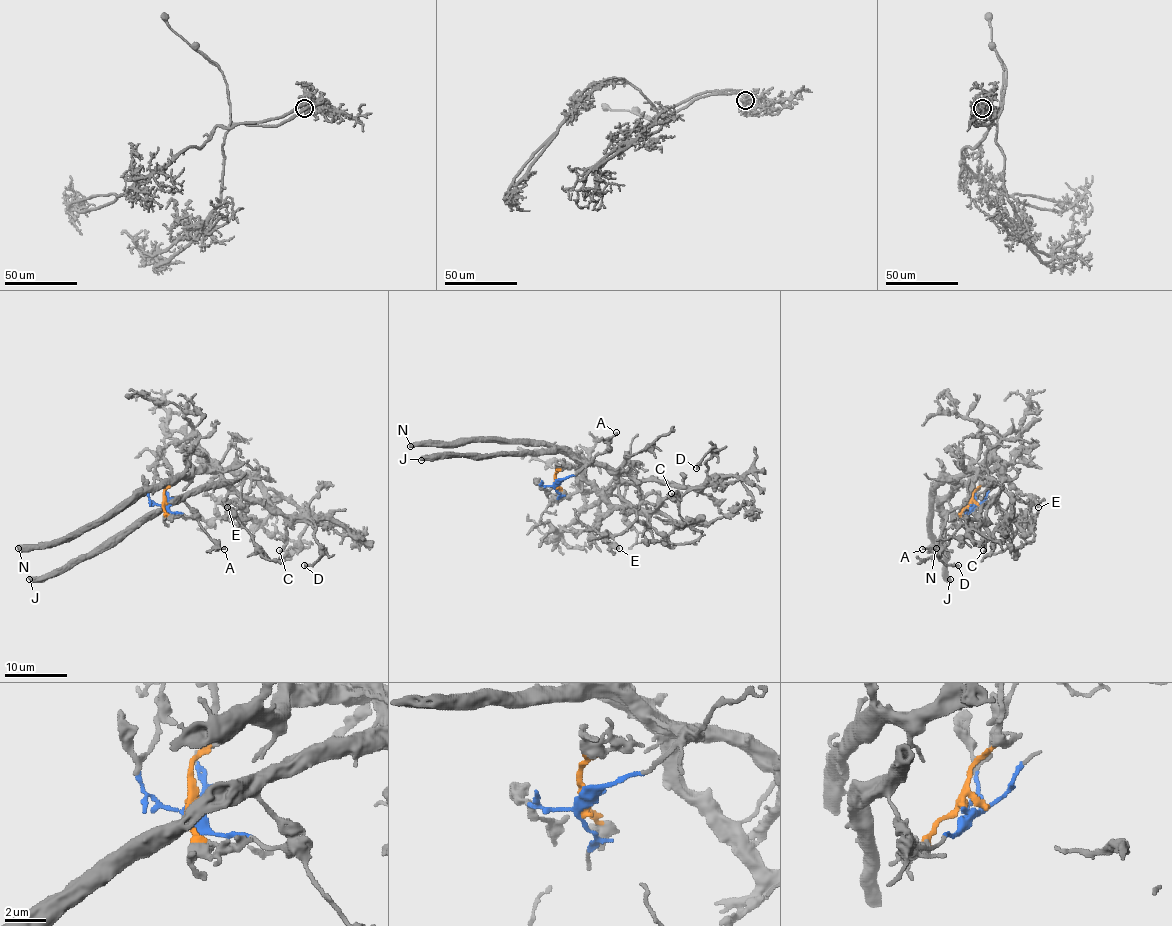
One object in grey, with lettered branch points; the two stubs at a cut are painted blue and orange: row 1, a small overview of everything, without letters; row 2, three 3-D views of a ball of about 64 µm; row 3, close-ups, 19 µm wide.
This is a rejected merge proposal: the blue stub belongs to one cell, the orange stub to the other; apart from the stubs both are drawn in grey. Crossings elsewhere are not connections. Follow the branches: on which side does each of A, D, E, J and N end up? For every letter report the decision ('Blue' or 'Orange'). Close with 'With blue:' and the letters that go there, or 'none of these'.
A: Blue
D: Blue
E: Orange
J: Blue
N: Orange
With blue: A, D, J

